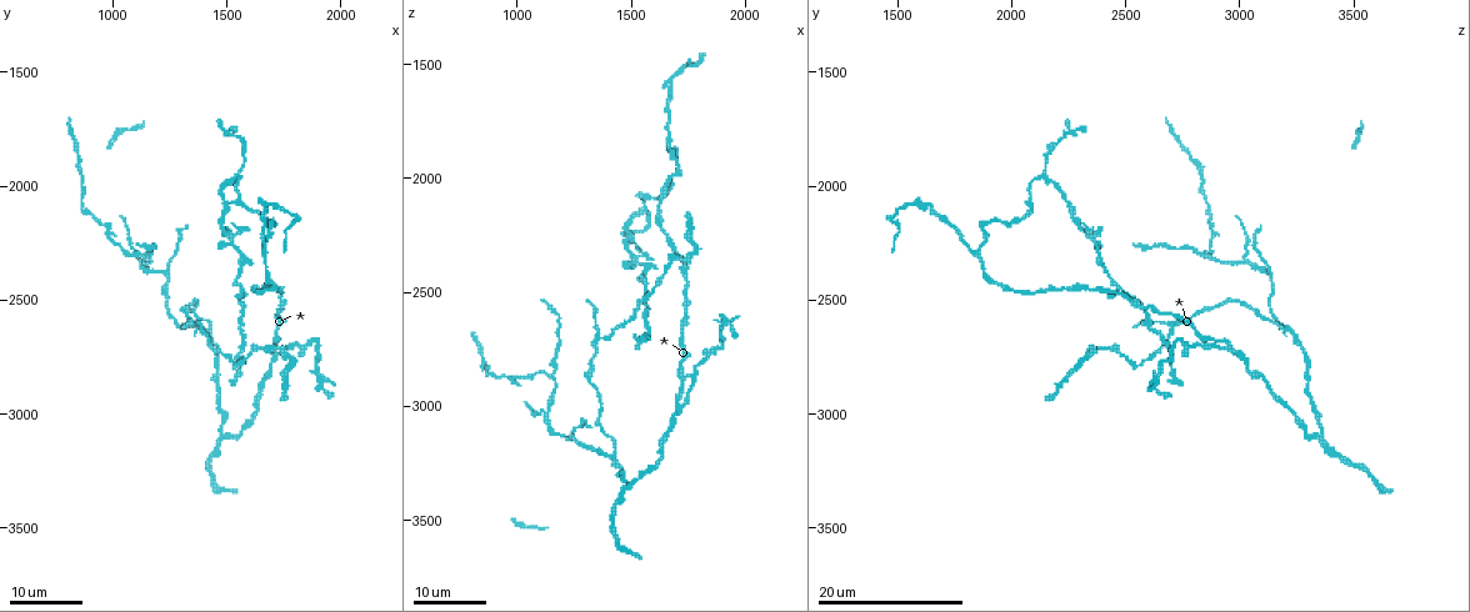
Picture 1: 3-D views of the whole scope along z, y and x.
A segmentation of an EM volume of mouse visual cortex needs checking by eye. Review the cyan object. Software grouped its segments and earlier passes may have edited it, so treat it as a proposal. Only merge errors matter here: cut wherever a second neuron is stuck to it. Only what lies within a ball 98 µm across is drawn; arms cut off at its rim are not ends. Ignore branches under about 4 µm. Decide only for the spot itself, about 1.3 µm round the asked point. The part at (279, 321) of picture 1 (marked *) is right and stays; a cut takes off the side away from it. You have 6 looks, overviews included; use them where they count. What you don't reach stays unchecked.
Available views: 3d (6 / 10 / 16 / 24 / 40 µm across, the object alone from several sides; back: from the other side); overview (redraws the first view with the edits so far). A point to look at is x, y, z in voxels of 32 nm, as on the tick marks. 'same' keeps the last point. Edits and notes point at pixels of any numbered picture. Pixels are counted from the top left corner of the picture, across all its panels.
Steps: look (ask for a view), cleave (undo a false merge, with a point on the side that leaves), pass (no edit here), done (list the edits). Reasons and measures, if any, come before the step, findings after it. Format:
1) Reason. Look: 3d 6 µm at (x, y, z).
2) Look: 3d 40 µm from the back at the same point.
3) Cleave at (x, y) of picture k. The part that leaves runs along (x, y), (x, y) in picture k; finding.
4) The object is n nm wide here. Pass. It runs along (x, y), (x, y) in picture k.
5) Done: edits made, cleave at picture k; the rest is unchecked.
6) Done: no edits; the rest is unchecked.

Three-way junction. Look: 3d 24 µm at (1730, 2730, 3000).

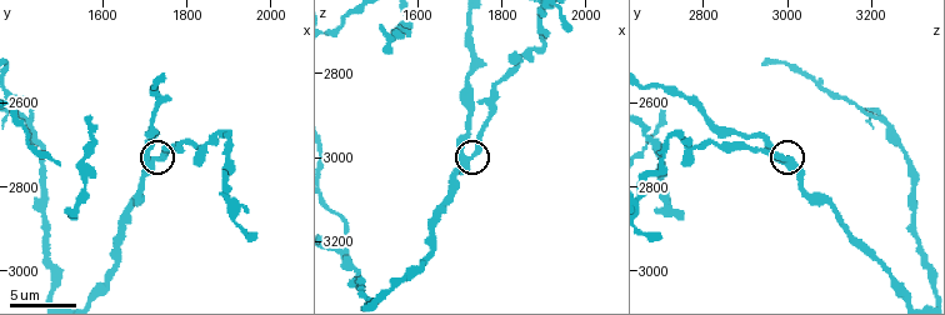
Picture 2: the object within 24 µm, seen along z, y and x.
Zoom in. Look: 3d 6 µm at (1725, 2735, 3005).

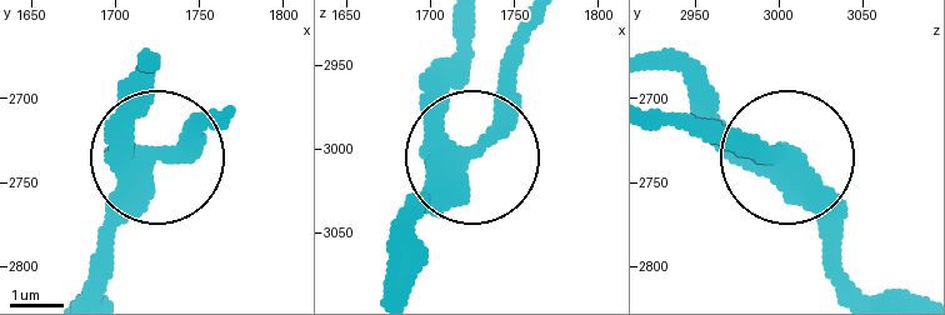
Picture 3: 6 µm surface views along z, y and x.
The object is 340 nm wide here. Pass. It runs along (464, 24), (441, 131), (464, 150), (481, 145), (526, 43) in picture 3; one neuron here.

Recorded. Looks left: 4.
Arms part here. Look: 3d 16 µm at (1130, 2330, 3040).

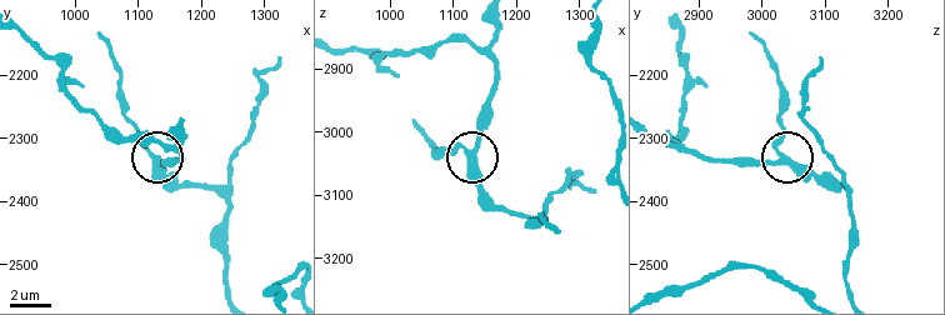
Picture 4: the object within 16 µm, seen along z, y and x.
Look: 3d 10 µm at (1125, 2330, 3030).

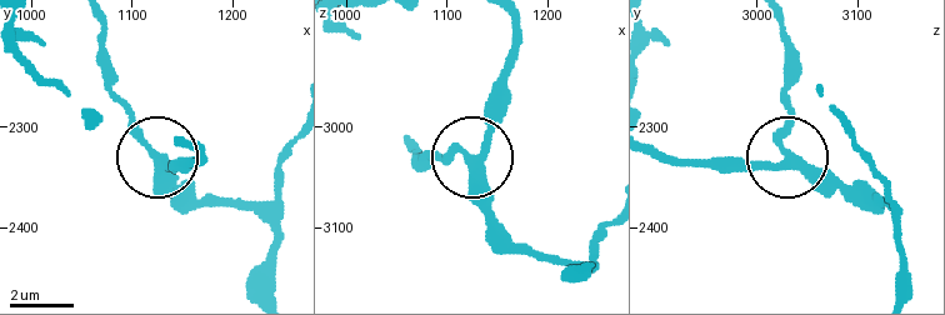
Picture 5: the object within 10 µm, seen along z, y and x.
Look: 3d 10 µm from the back at (1128, 2330, 3034).

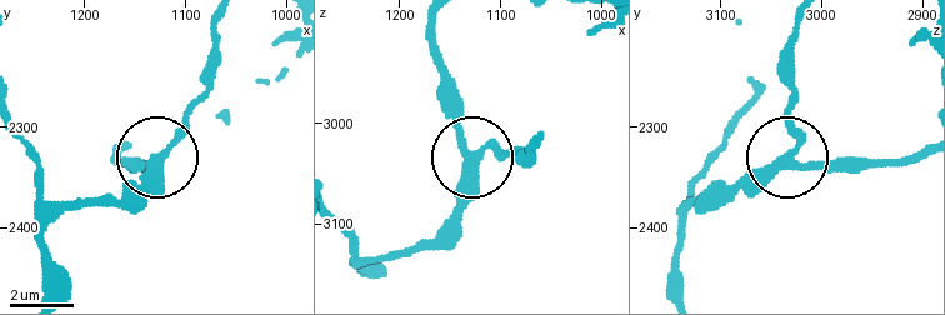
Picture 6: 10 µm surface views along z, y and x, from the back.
The object is 260 nm wide here. Pass. It runs along (678, 288), (686, 208), (759, 180), (791, 151), (791, 89) in picture 6; continuous, no second neuron.

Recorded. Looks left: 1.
Done: no edits; the rest is unchecked.

